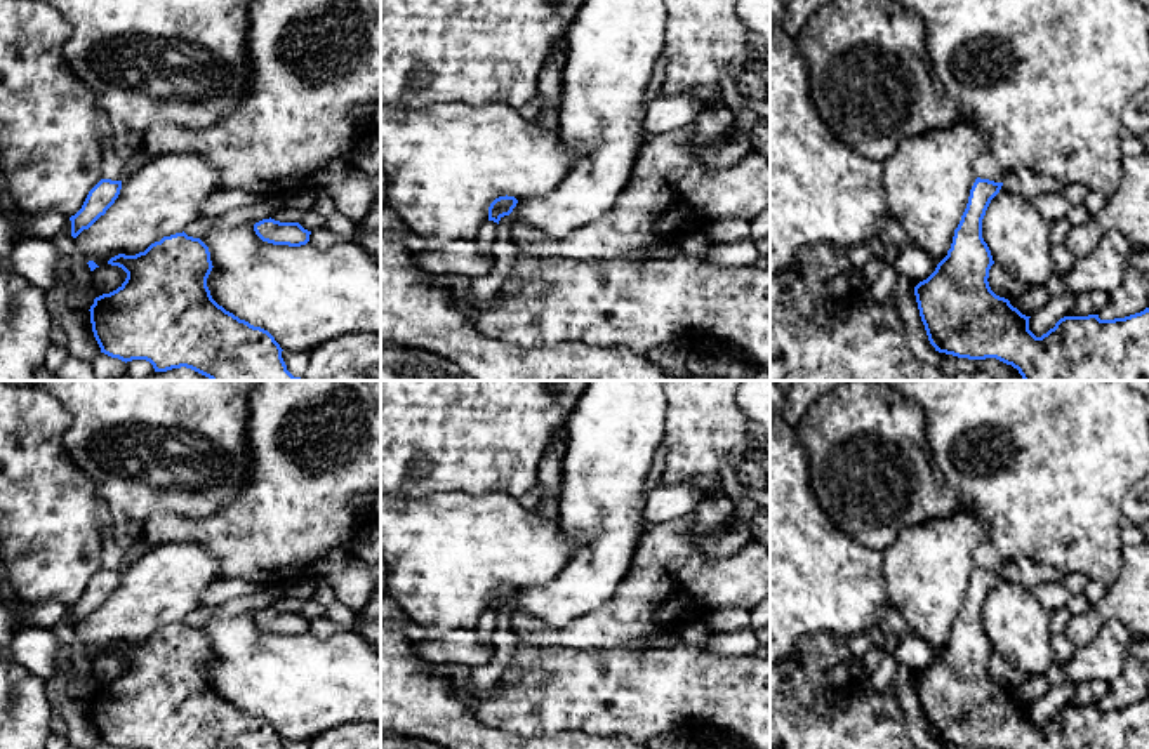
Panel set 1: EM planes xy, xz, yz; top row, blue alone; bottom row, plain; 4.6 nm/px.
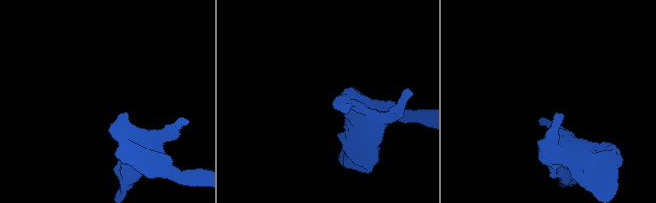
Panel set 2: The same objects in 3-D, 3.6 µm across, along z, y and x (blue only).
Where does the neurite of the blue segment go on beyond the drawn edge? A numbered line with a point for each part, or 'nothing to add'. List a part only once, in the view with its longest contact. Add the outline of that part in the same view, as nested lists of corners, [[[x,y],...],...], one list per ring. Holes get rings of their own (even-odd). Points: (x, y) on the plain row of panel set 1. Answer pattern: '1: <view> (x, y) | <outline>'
nothing to add

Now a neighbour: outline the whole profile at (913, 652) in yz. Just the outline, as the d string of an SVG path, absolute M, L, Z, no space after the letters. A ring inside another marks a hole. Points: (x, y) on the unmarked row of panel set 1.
M909 633L895 650L893 657L899 664L904 664L916 676L920 671L927 669L937 657L937 652L928 646L928 643L916 633Z

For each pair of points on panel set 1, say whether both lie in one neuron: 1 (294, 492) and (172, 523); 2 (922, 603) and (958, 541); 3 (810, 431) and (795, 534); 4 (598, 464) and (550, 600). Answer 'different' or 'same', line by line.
1: same
2: same
3: different
4: same

